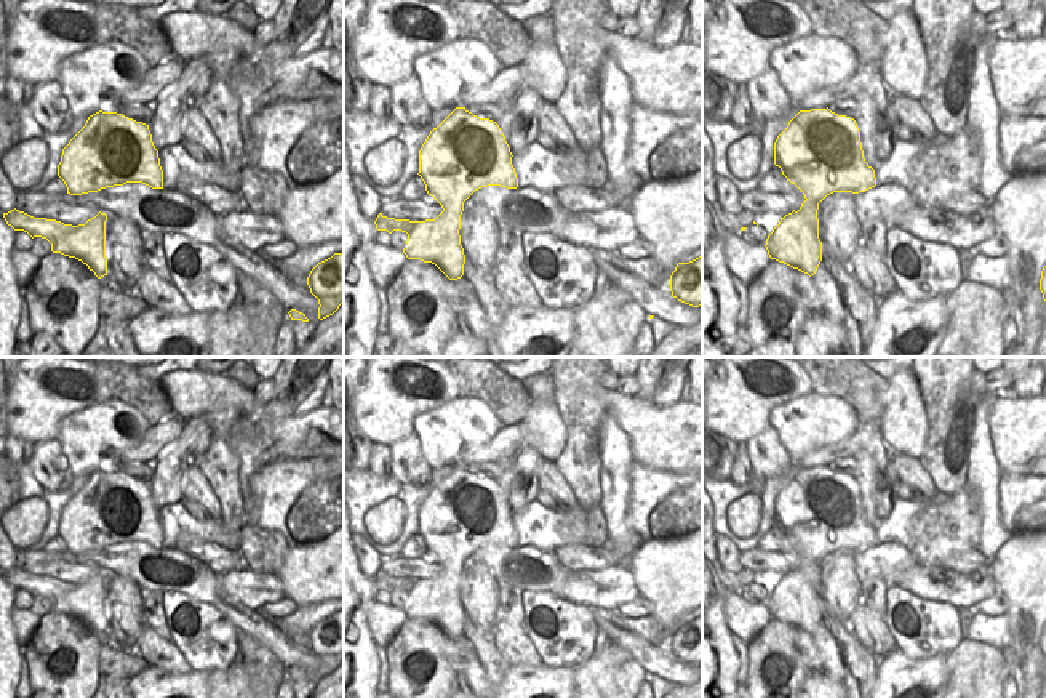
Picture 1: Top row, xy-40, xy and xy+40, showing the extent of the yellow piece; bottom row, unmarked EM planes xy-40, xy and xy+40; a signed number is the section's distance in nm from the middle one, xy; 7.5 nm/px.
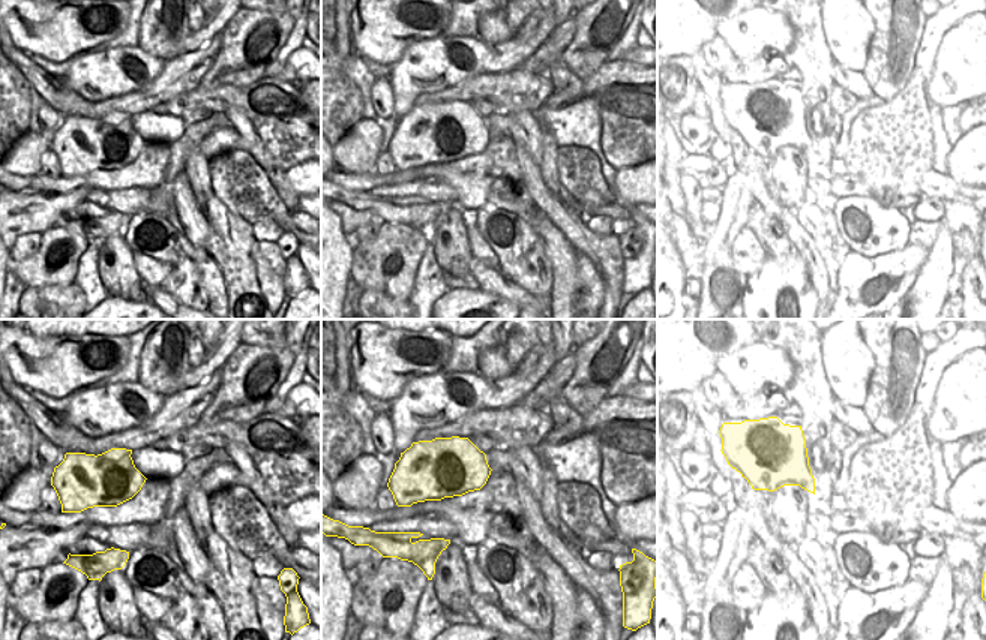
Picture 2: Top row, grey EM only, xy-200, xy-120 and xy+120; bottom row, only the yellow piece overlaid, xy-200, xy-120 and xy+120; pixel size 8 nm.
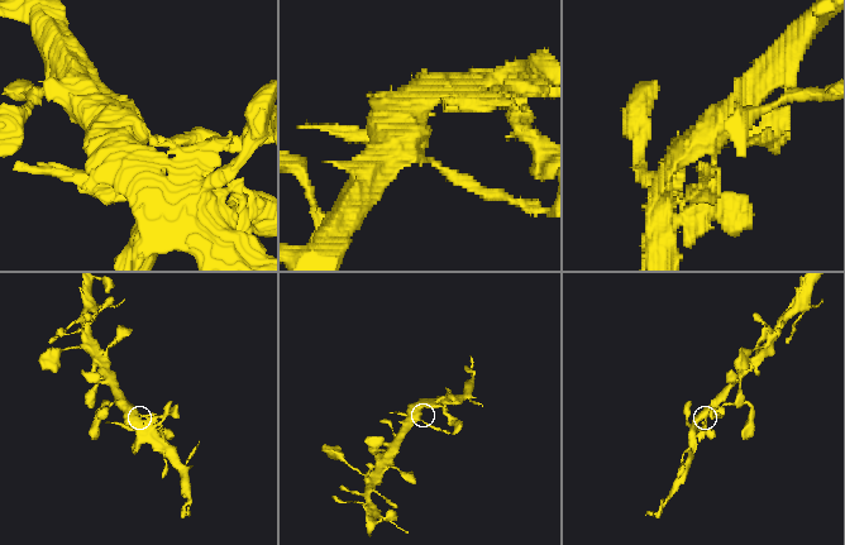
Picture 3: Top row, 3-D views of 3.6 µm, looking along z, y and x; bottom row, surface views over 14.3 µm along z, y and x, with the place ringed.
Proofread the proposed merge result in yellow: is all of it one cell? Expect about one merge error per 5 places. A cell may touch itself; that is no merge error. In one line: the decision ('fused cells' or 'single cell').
single cell

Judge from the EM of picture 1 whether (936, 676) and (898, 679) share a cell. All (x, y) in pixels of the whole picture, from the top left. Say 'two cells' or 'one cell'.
one cell

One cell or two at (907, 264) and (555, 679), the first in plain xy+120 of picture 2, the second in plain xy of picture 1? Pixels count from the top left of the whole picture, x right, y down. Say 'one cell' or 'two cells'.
one cell

